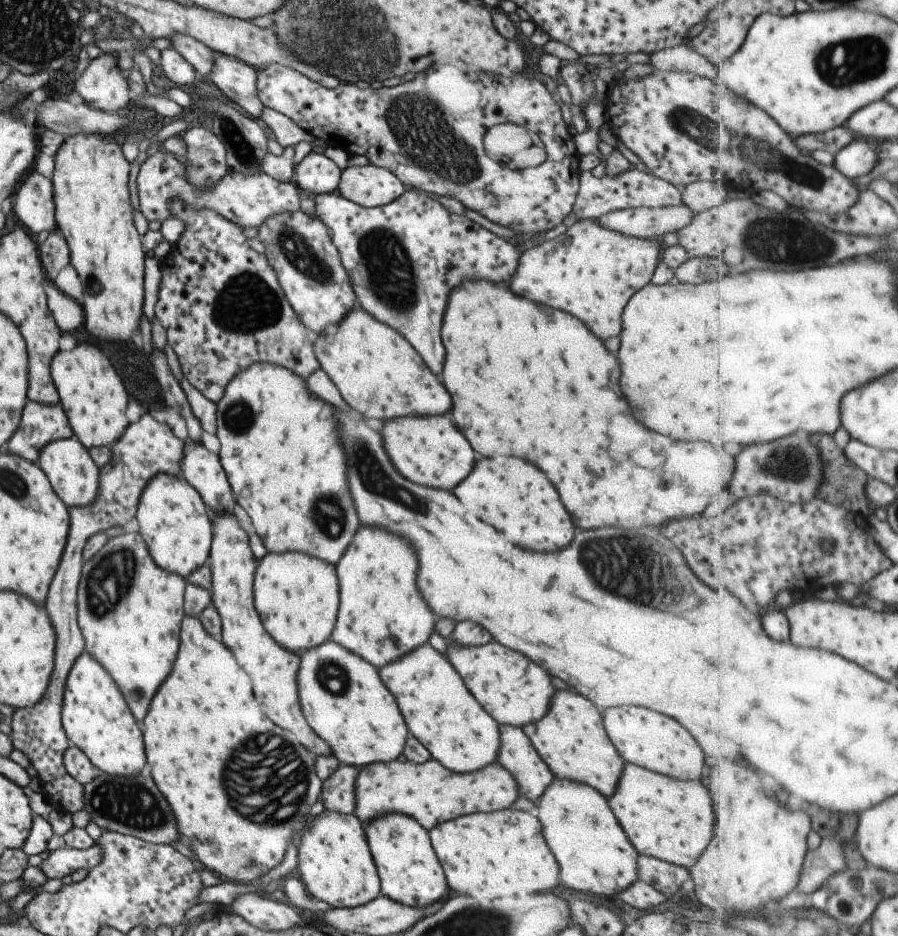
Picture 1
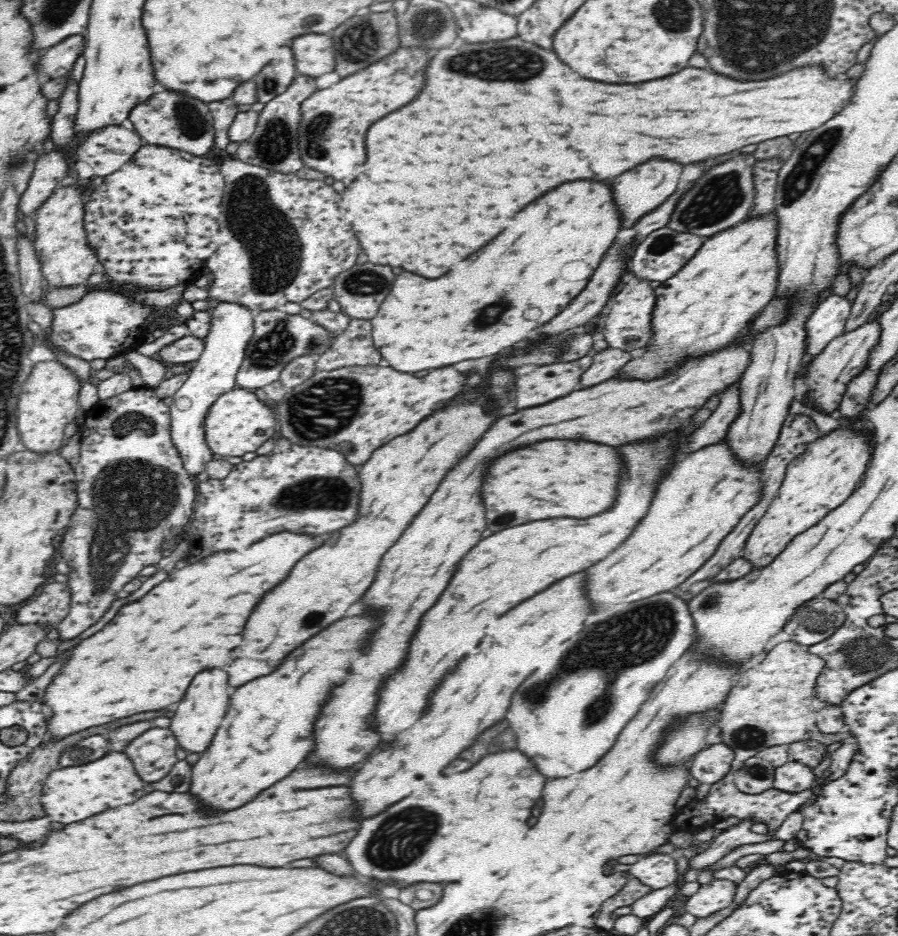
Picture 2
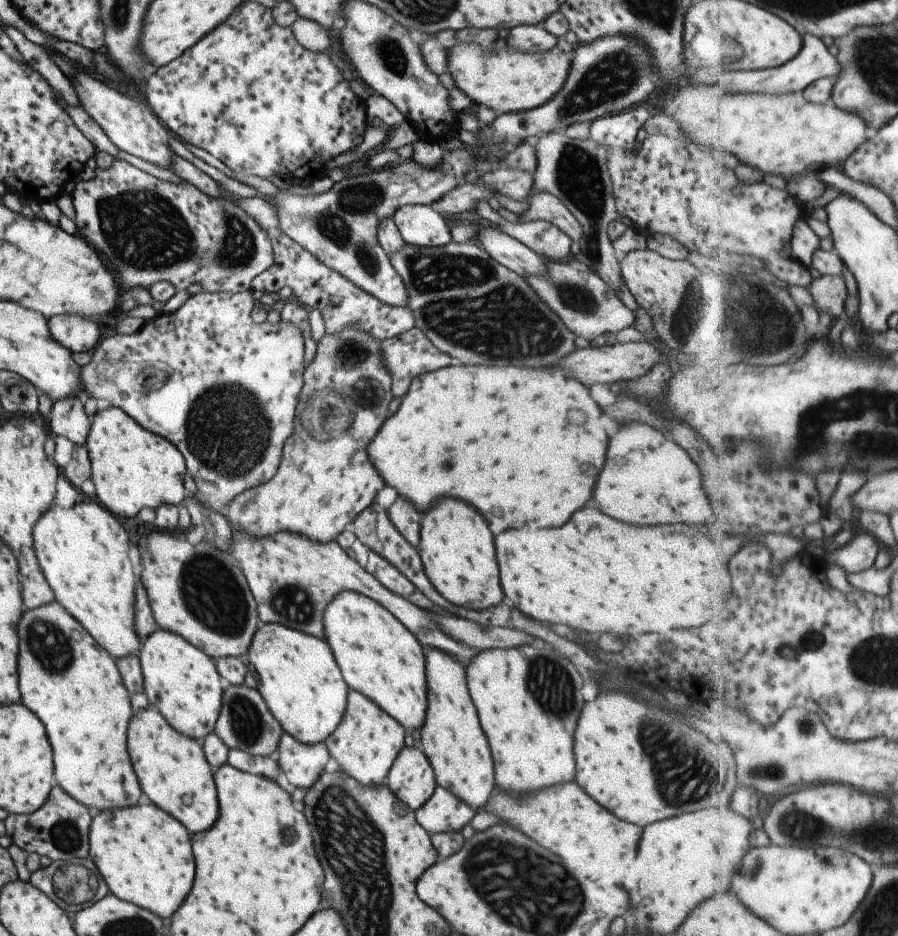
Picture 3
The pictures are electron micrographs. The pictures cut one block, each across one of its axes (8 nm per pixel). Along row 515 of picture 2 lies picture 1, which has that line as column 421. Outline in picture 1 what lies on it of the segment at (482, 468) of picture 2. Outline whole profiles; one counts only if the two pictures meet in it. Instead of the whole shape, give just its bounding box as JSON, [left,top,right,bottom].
[381,416,473,490]

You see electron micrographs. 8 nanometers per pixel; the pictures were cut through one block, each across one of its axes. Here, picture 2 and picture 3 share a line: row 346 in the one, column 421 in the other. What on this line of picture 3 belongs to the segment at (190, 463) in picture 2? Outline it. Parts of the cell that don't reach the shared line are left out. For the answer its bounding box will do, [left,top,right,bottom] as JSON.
[392,205,451,248]

